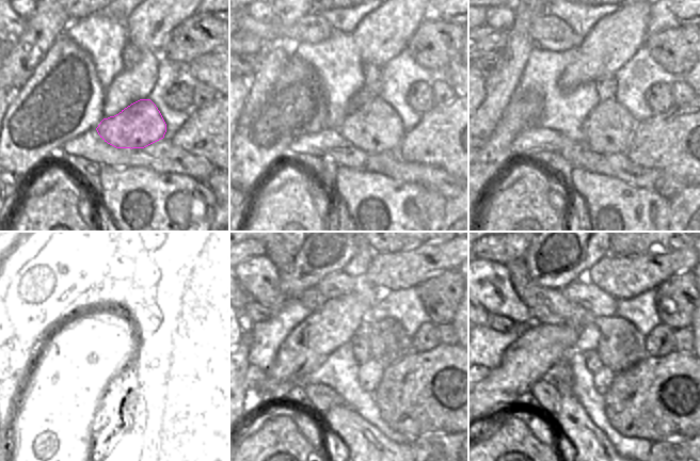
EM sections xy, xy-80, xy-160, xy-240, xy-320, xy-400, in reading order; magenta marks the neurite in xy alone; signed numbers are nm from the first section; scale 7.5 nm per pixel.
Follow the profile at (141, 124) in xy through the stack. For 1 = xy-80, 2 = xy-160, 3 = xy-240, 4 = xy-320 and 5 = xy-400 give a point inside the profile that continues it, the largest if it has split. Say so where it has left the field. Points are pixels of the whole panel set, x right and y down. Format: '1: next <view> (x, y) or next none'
1: next xy-80 (375, 127)
2: next xy-160 (607, 129)
3: next xy-240 (130, 367)
4: next xy-320 (370, 372)
5: next xy-400 (602, 379)

